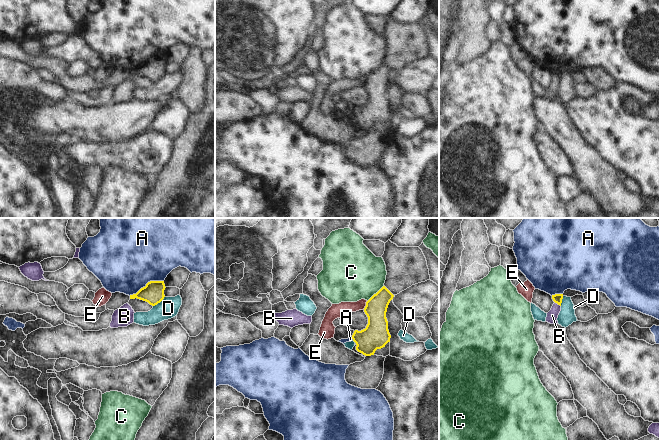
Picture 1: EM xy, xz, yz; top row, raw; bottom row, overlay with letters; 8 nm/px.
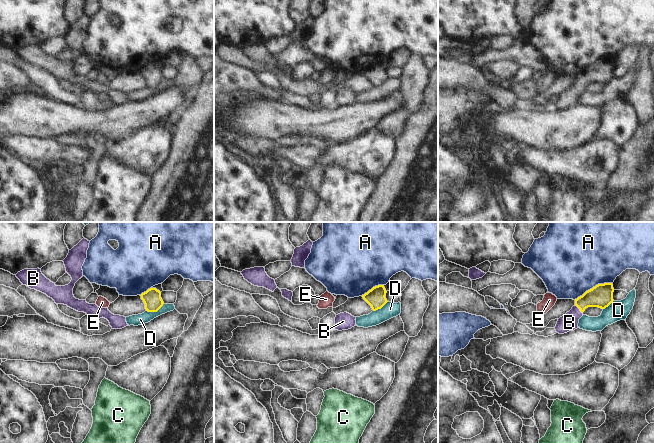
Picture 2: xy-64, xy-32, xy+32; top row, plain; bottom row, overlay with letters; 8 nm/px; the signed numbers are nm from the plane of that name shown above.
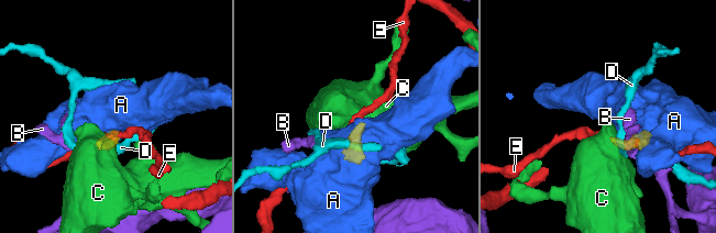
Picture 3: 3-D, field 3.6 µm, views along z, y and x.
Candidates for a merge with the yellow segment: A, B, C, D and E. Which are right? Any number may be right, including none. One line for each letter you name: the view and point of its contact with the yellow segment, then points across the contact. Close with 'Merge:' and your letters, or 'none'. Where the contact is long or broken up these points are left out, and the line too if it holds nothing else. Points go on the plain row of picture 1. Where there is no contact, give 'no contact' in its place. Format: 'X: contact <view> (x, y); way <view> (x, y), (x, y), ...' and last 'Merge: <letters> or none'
B: contact yz (558, 80); way yz (557, 74), (558, 80), (552, 91)
Merge: B

